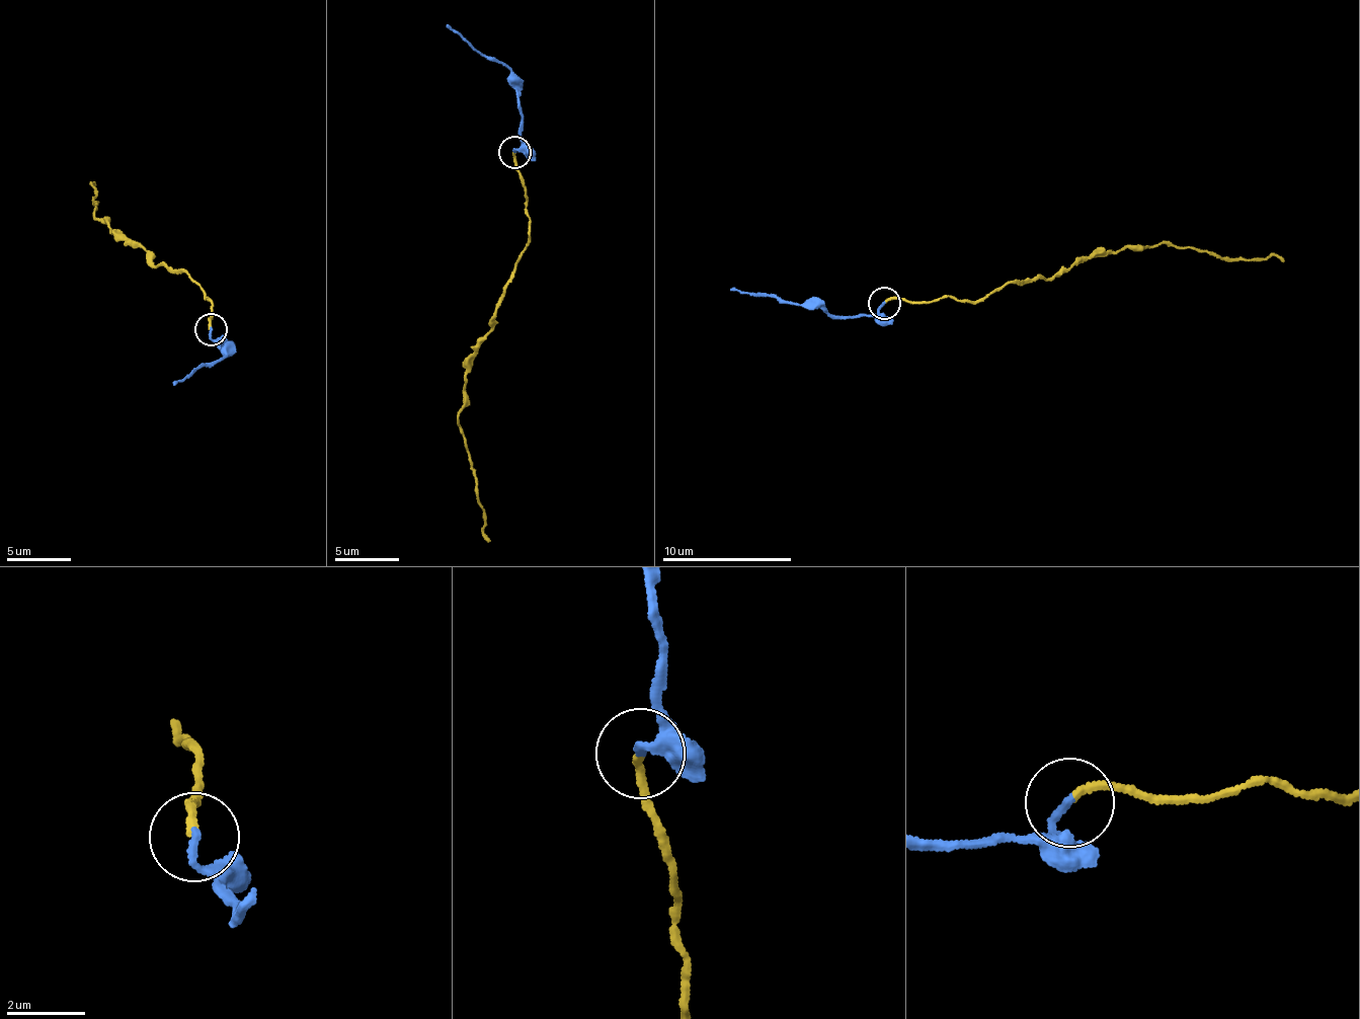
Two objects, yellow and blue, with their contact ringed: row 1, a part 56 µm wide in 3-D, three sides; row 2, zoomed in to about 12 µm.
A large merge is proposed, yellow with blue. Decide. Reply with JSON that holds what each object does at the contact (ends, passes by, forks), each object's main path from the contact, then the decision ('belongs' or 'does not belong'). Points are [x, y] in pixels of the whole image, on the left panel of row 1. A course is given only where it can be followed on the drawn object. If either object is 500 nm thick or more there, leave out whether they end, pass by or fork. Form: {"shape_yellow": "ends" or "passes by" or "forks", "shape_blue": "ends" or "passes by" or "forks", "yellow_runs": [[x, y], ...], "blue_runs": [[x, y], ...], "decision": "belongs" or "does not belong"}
{"shape_yellow": "ends", "shape_blue": "ends", "yellow_runs": [[211, 328], [212, 303], [184, 268], [155, 267], [146, 252], [103, 217], [95, 218], [90, 183], [95, 184]], "blue_runs": [[212, 329], [227, 358], [223, 350], [227, 356], [208, 363], [173, 385]], "decision": "belongs"}

